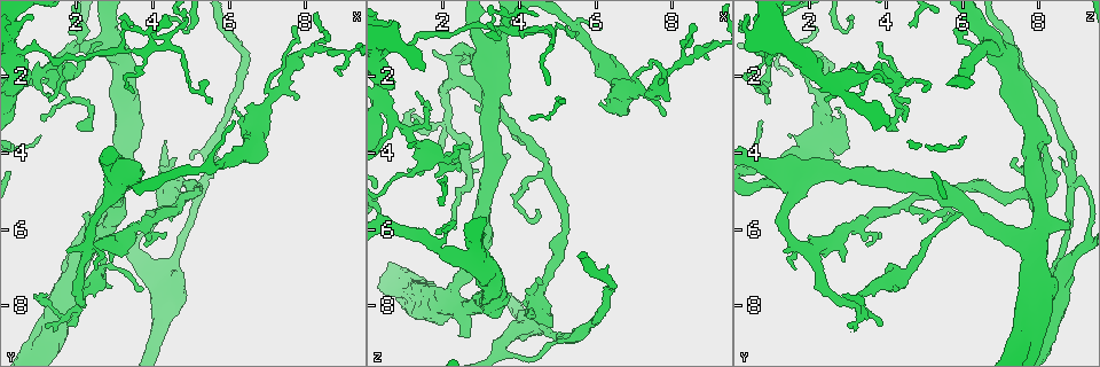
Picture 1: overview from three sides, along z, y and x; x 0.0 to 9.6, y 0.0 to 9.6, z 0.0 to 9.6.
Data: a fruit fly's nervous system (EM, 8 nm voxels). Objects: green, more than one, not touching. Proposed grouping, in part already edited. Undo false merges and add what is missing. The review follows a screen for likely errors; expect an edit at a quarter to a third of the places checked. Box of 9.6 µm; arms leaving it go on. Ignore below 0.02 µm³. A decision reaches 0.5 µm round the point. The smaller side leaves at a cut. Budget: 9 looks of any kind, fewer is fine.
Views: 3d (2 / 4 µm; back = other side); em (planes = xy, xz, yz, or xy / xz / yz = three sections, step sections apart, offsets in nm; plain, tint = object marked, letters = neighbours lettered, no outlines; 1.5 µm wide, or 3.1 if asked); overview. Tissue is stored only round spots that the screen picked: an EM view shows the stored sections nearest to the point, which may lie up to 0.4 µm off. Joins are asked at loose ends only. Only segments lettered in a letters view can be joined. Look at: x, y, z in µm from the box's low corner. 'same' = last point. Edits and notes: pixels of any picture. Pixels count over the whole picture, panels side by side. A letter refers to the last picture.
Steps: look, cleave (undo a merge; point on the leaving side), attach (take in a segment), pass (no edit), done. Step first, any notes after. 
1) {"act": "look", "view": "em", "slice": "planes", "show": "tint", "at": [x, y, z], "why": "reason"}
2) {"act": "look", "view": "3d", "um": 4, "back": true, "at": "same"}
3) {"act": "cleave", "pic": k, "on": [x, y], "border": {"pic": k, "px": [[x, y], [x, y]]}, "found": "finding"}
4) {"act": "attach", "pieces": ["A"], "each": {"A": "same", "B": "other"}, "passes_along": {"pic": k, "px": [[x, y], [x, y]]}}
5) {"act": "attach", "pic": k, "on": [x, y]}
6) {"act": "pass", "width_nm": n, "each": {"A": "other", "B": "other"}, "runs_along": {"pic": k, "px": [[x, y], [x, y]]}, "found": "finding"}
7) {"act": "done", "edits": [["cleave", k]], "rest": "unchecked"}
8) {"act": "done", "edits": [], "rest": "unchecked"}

{"act": "look", "view": "em", "slice": "planes", "show": "letters", "at": [4.35, 3.70, 8.05], "why": "free end"}

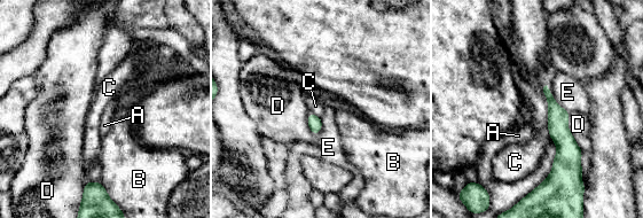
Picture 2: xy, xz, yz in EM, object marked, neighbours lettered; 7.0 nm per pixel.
{"act": "pass", "each": {"A": "other", "B": "other", "C": "other", "D": "other", "E": "other"}, "runs_along": {"pic": 2, "px": [[547, 92], [561, 134], [558, 155]]}, "found": "no lettered segment goes on from it"}

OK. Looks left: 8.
{"act": "look", "view": "3d", "um": 4, "back": true, "at": [4.50, 5.75, 5.50]}

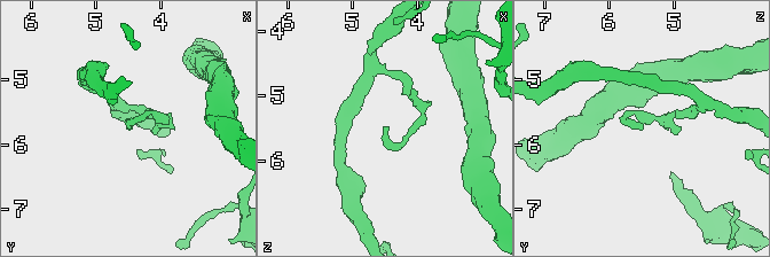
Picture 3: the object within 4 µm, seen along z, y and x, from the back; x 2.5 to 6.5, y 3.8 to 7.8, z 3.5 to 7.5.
{"act": "look", "view": "em", "slice": "planes", "show": "letters", "at": [4.45, 5.75, 5.50], "why": "shape alone is not enough"}

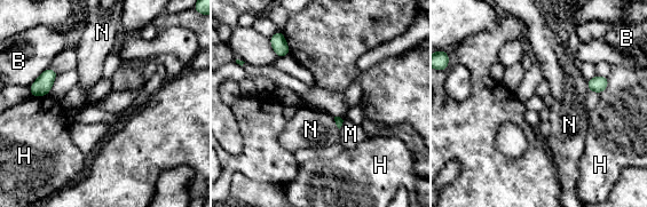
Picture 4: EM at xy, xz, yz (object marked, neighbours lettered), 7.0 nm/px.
{"act": "pass", "each": {"B": "other", "H": "other", "M": "other", "N": "other"}, "found": "none of them fits"}

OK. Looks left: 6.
{"act": "look", "view": "3d", "um": 4, "at": [2.35, 5.85, 8.85]}

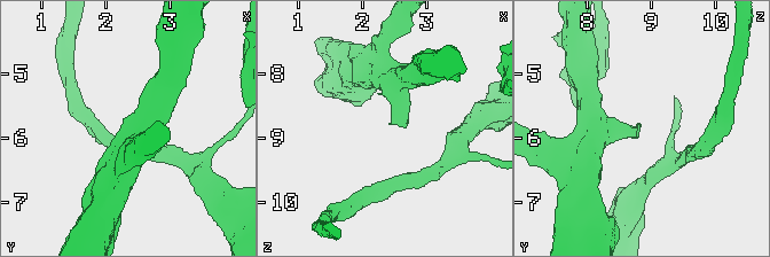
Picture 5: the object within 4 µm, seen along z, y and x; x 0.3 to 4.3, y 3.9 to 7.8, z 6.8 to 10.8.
{"act": "look", "view": "em", "slice": "xz", "step": 8, "show": "letters", "at": [2.40, 5.80, 8.80]}

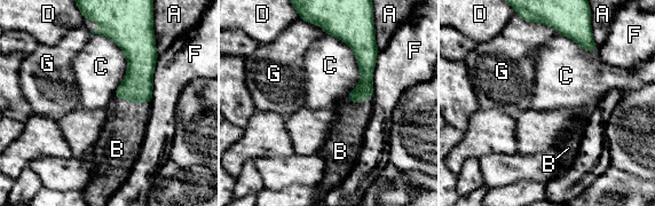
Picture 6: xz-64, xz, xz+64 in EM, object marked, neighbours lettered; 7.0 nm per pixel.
{"act": "look", "view": "em", "slice": "planes", "show": "letters", "at": "same"}

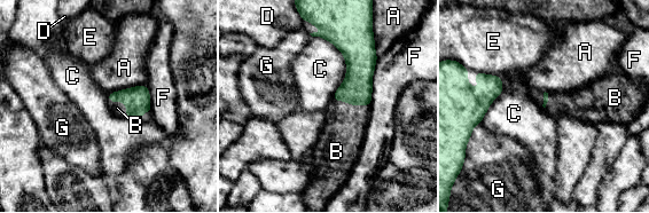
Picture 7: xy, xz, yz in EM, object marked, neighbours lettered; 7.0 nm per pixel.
{"act": "attach", "pic": 7, "on": [342, 135], "each": {"A": "other", "B": "same", "C": "other", "D": "other", "E": "other", "F": "other", "G": "other"}, "passes_along": {"pic": 7, "px": [[356, 89], [351, 104], [342, 135]]}, "found": "the cell continues"}

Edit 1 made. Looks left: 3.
{"act": "look", "view": "3d", "um": 2, "at": [1.20, 8.50, 3.05], "why": "thin end"}

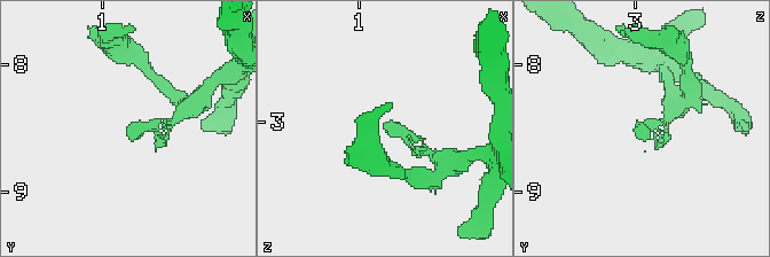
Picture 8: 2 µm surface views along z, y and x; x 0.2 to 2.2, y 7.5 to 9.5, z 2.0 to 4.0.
{"act": "look", "view": "em", "slice": "planes", "show": "letters", "at": [1.20, 8.50, 3.06]}

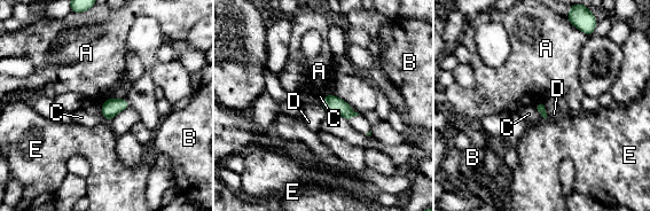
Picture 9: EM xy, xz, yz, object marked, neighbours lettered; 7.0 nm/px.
{"act": "pass", "longest_contact_nm": ["D", 130], "each": {"A": "other", "B": "other", "C": "other", "D": "other", "E": "other"}, "found": "no lettered segment goes on from it"}

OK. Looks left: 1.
{"act": "done", "edits": [["attach", 7]], "rest": "unchecked"}

